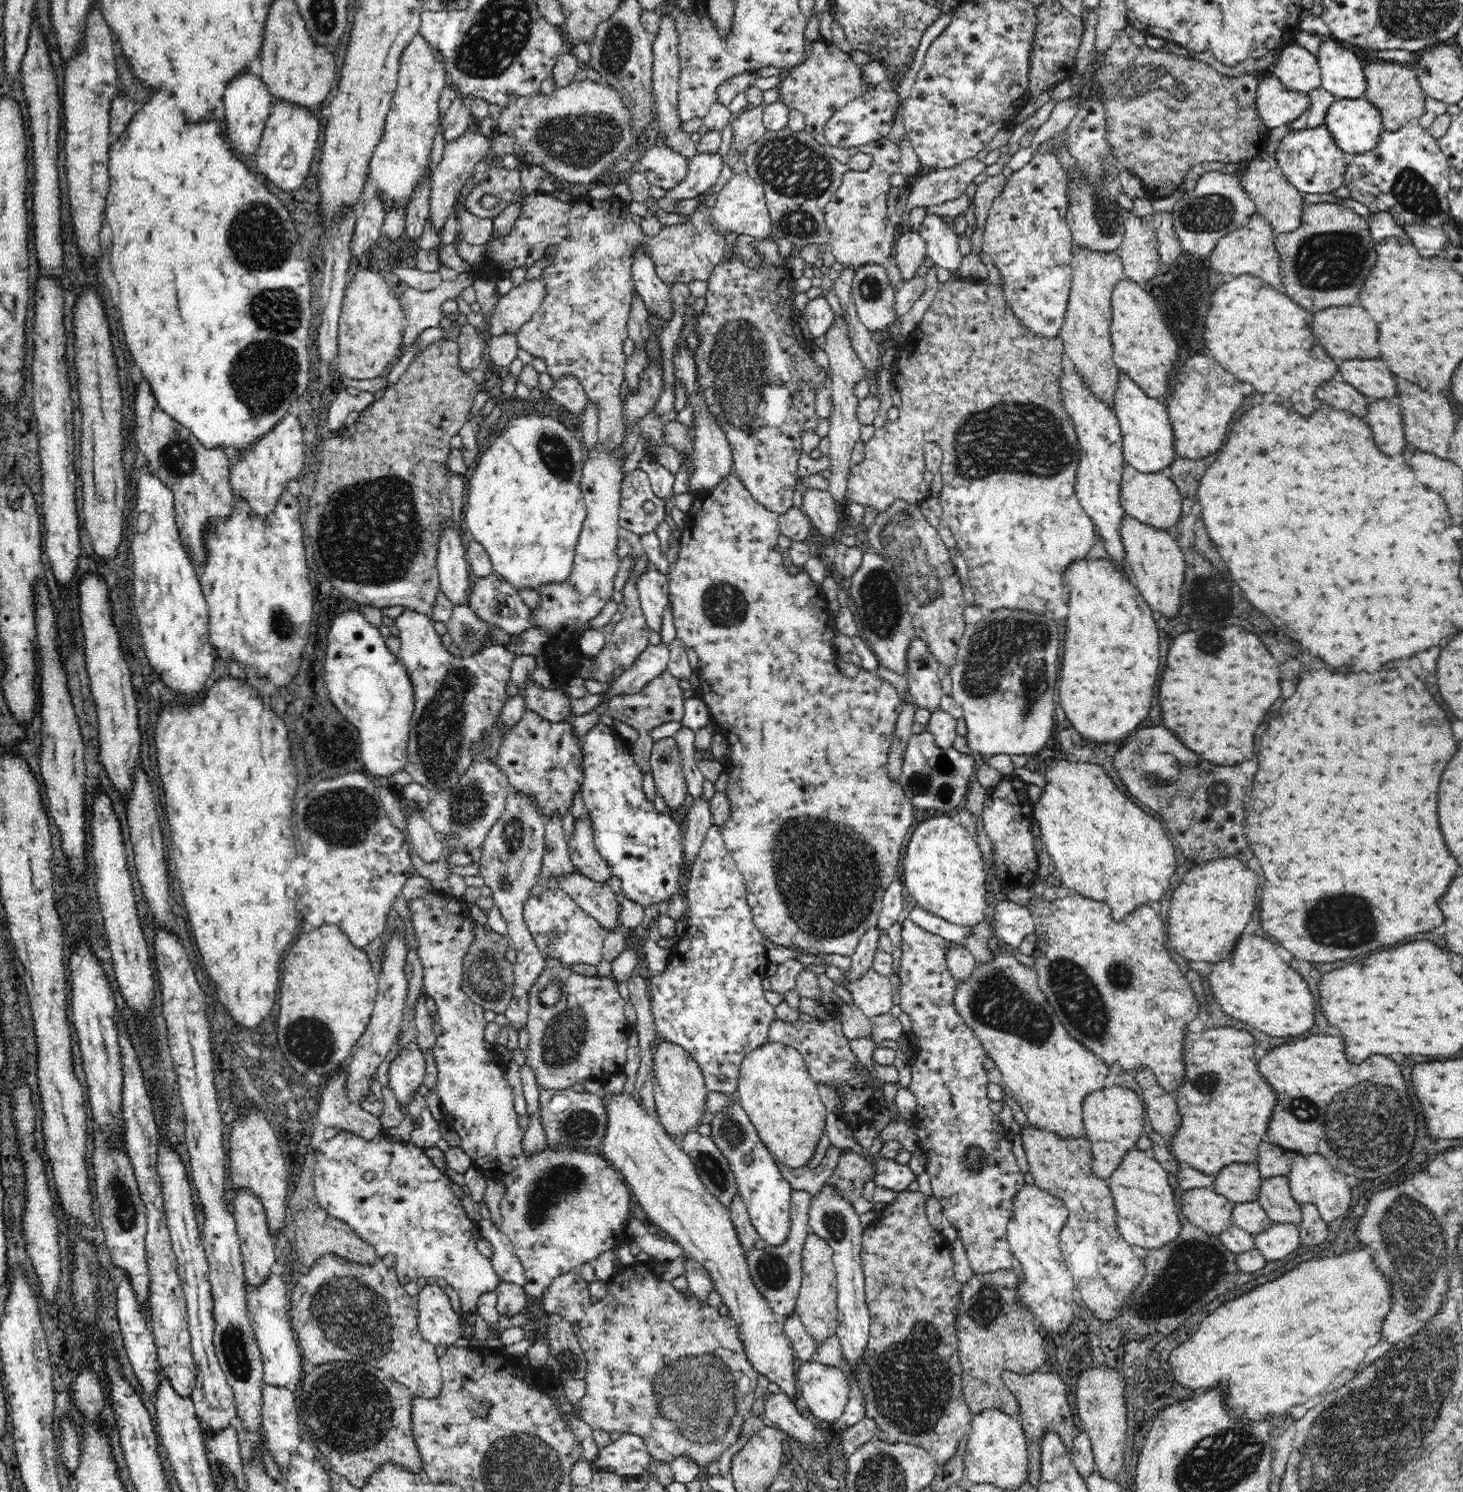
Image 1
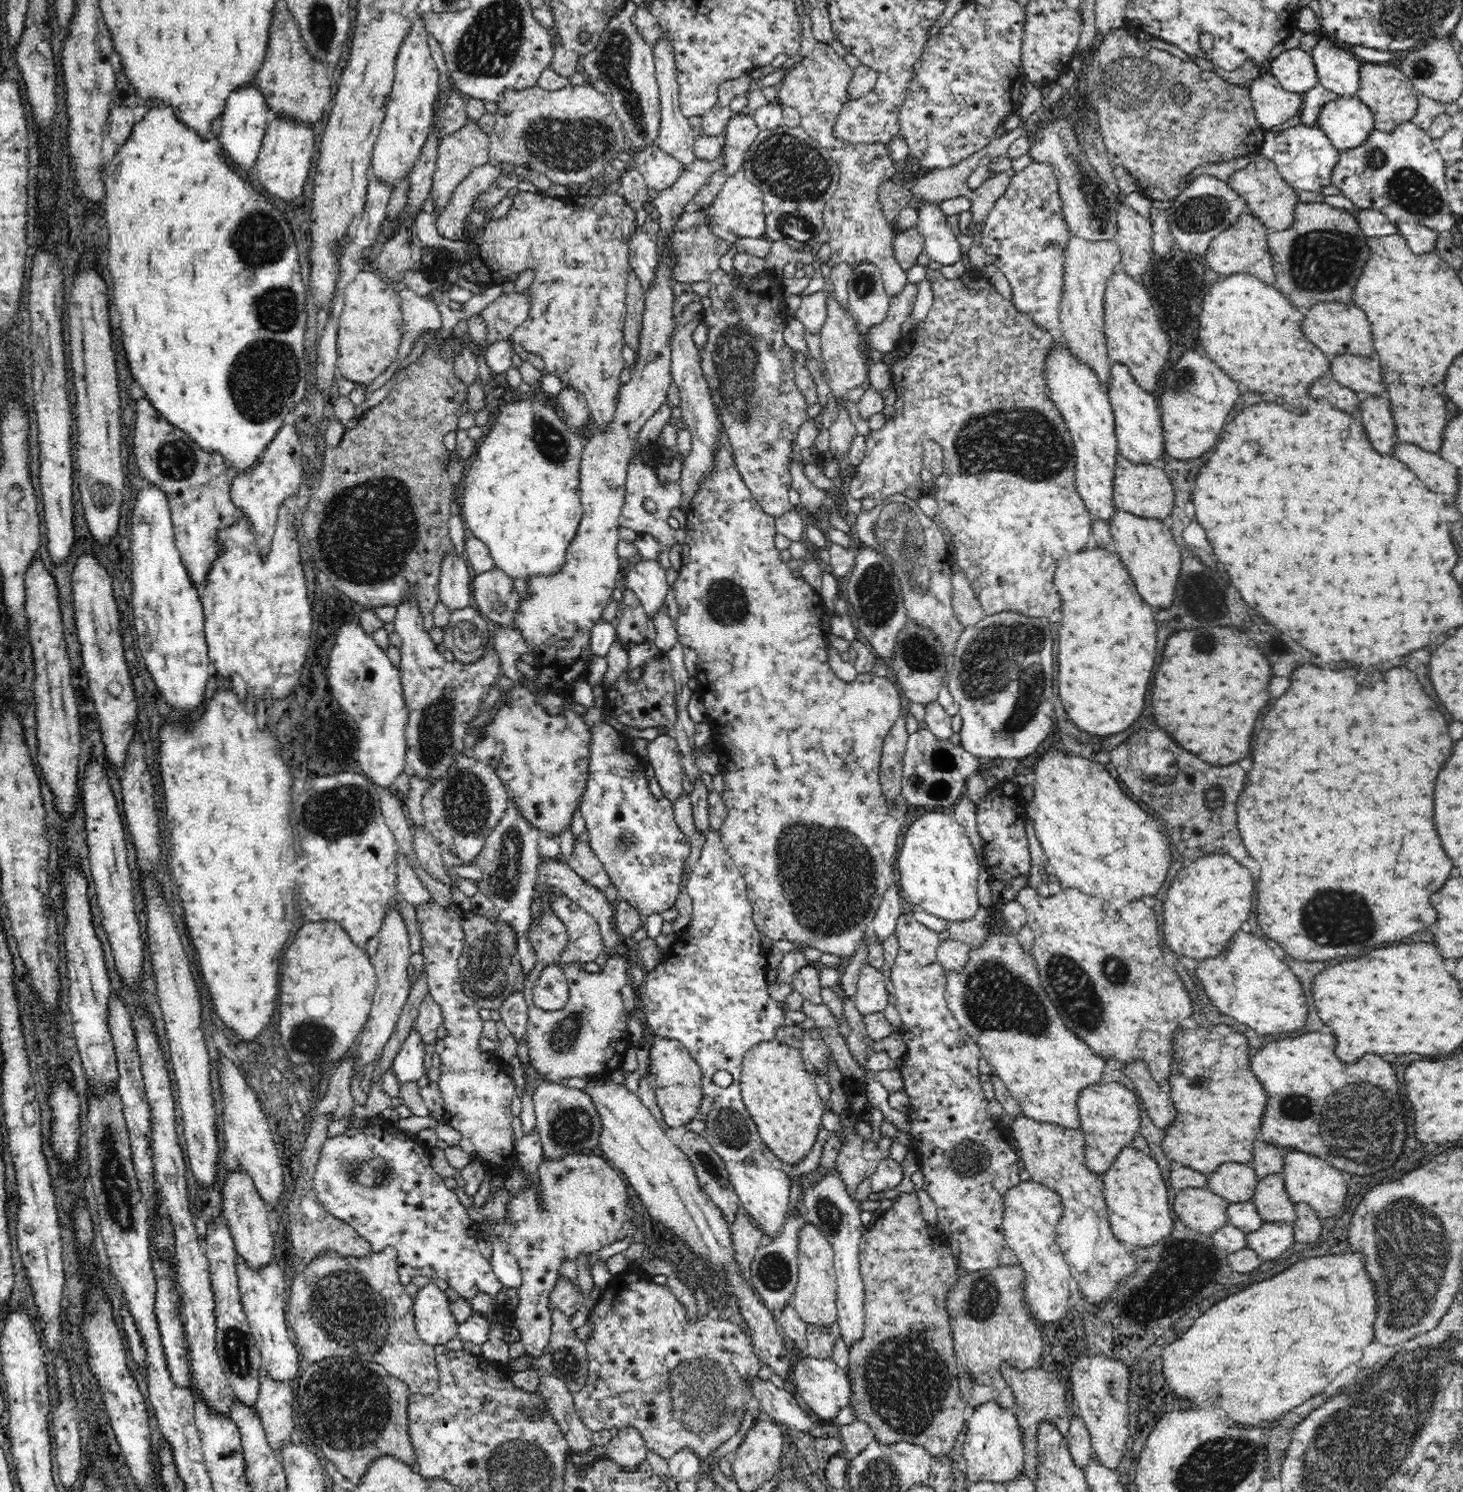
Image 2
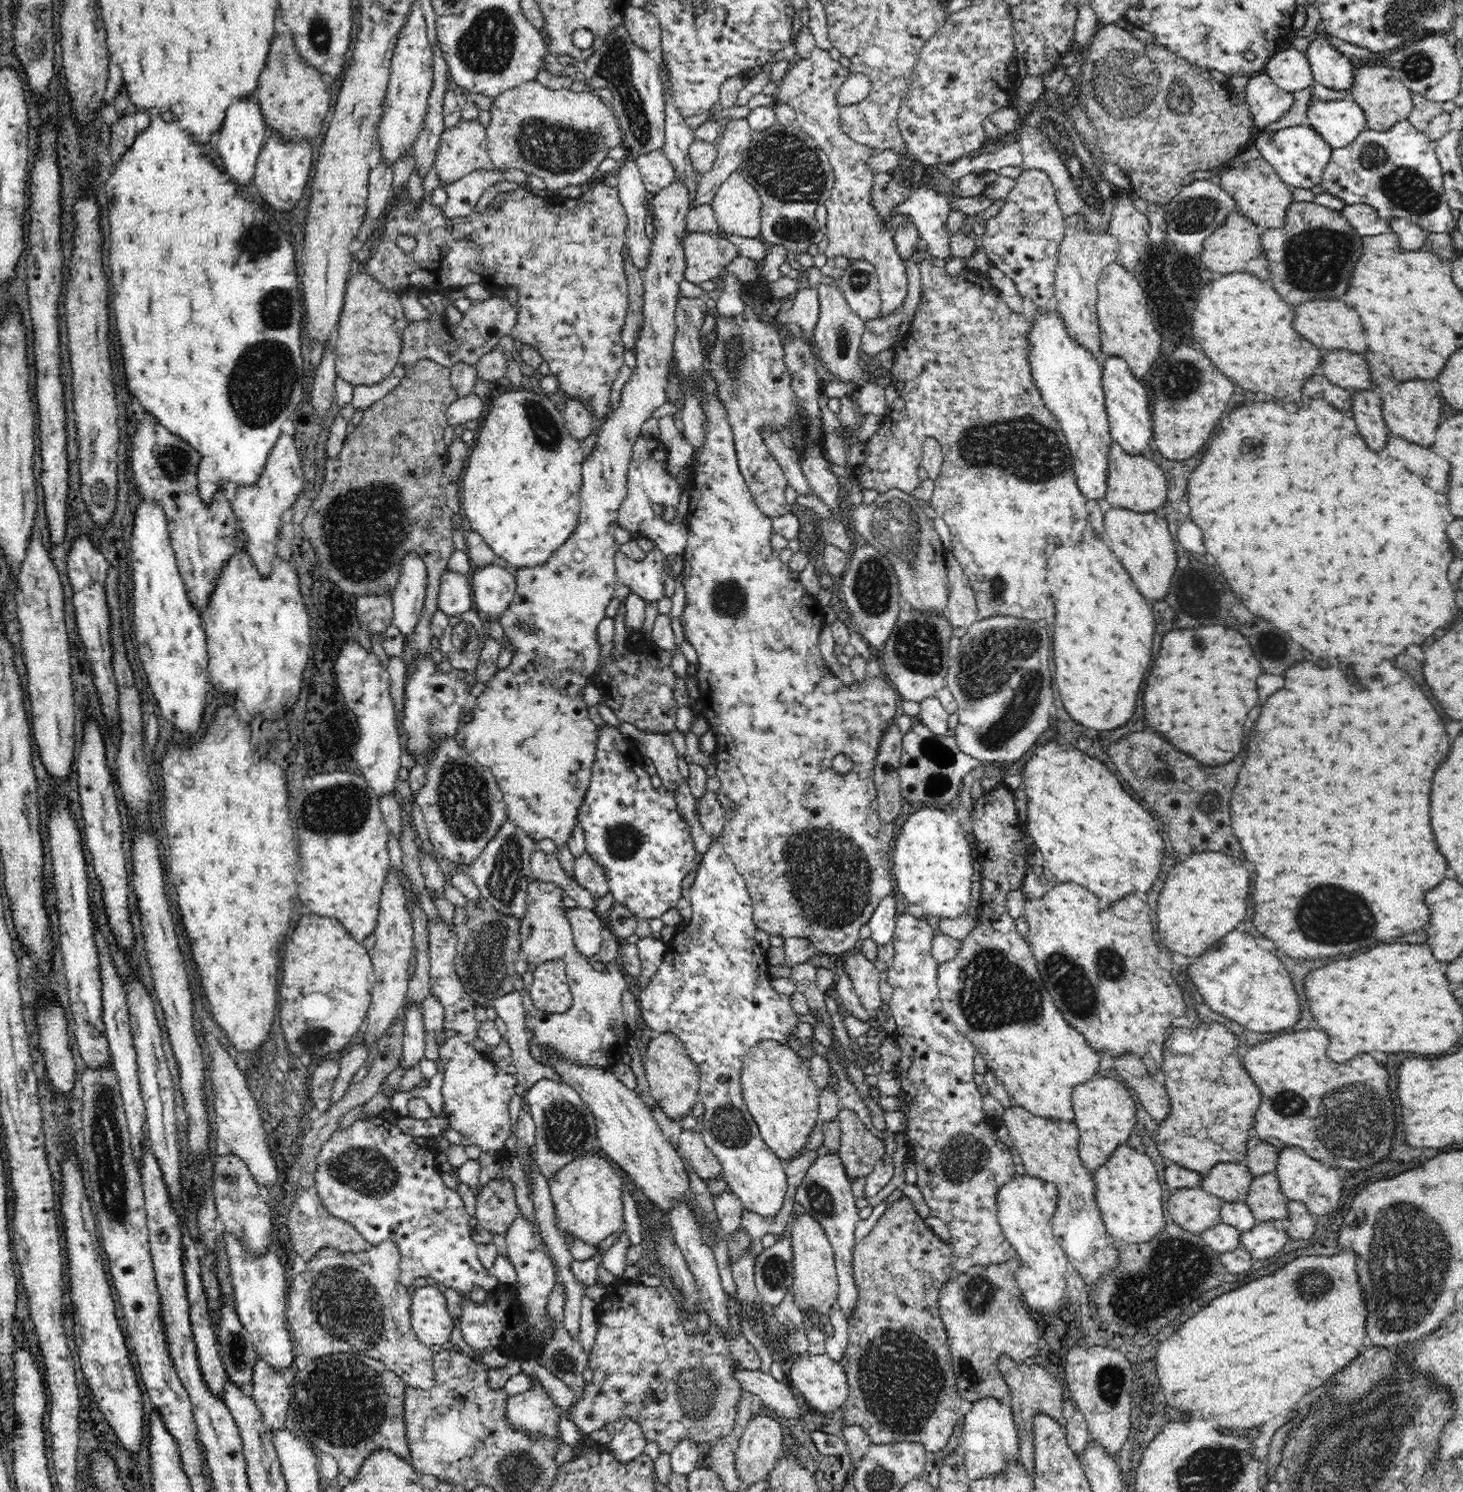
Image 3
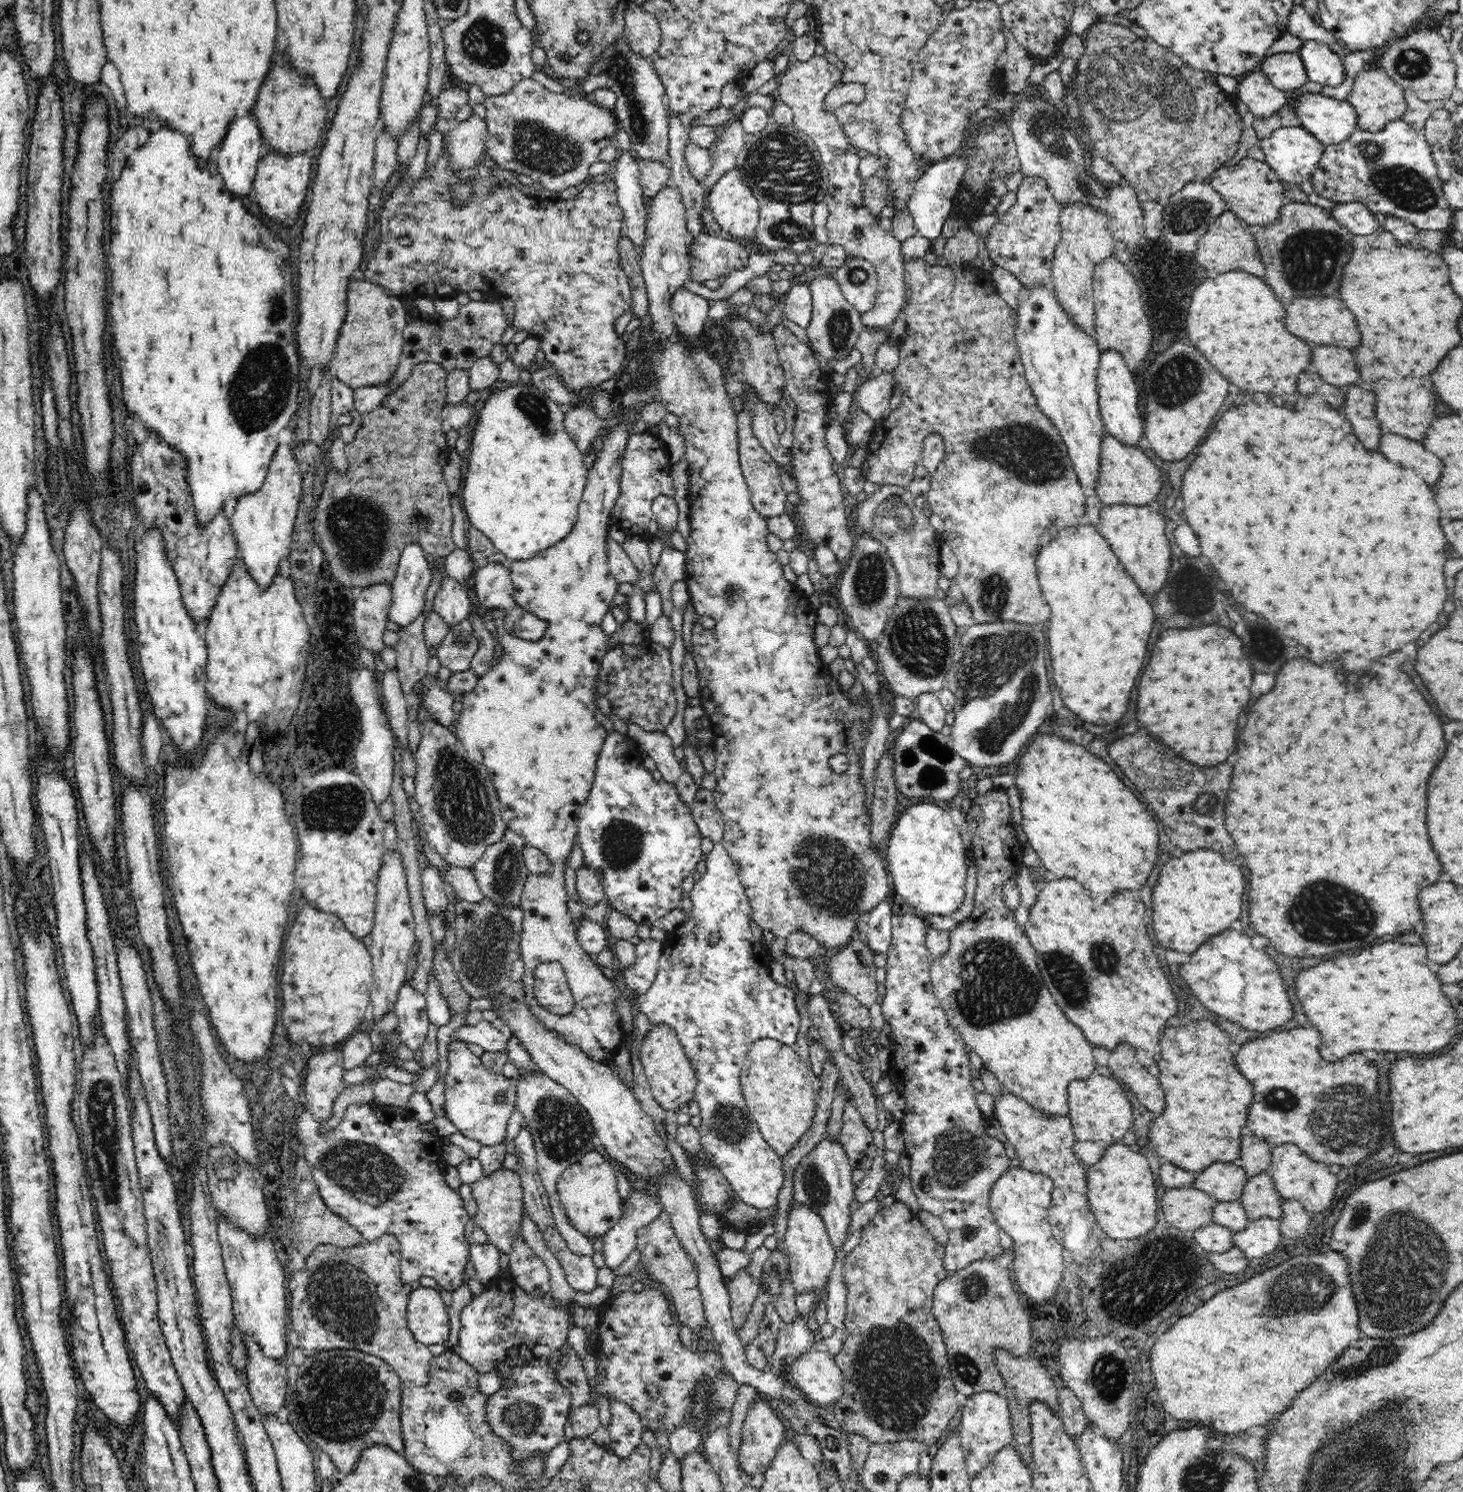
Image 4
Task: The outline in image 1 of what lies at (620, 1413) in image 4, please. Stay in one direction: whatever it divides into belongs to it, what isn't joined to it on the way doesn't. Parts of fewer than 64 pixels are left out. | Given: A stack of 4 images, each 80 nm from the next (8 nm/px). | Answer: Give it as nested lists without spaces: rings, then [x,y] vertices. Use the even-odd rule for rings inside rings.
[[[626,1432],[606,1448],[598,1449],[594,1470],[613,1471],[620,1475],[644,1474],[650,1468],[651,1454],[644,1440],[637,1434]]]

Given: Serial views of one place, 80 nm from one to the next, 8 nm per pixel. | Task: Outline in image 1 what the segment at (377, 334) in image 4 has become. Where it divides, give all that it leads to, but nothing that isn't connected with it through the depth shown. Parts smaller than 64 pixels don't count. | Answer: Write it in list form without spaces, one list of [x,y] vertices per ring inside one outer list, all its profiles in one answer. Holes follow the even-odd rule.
[[[366,268],[348,280],[343,304],[338,331],[338,370],[348,379],[376,378],[400,356],[407,325],[400,299],[376,270]]]

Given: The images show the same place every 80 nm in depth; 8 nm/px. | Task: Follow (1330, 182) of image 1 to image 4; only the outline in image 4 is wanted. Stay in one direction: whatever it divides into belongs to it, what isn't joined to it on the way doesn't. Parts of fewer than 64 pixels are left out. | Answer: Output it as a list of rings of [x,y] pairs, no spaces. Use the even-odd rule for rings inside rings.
[[[1286,127],[1274,130],[1268,138],[1258,141],[1259,147],[1265,154],[1267,165],[1281,178],[1282,181],[1300,184],[1310,182],[1311,172],[1318,166],[1322,158],[1324,144],[1311,136],[1302,127]]]

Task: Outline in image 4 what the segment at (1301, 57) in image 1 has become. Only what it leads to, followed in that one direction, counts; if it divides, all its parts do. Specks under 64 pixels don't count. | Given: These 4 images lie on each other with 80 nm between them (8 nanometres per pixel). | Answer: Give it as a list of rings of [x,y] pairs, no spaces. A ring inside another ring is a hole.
[[[1281,52],[1262,60],[1260,70],[1280,90],[1291,92],[1307,82],[1306,69],[1298,52]]]

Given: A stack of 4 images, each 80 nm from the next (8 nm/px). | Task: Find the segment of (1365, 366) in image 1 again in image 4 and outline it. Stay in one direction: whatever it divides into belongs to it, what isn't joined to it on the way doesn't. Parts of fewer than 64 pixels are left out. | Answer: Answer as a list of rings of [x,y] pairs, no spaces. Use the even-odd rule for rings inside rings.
[[[1312,343],[1309,346],[1313,353],[1310,366],[1318,368],[1318,374],[1324,381],[1341,388],[1362,383],[1356,360],[1350,350]]]

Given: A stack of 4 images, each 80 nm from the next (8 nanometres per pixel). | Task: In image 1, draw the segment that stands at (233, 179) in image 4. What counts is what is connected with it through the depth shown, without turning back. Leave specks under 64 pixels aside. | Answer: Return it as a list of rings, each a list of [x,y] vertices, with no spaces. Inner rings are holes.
[[[246,69],[246,74],[242,73],[242,78],[230,86],[230,90],[225,90],[223,94],[224,106],[226,106],[226,120],[228,120],[228,139],[236,142],[238,154],[253,156],[261,141],[261,136],[270,116],[274,100],[270,96],[270,91],[266,89],[266,83],[260,79],[260,75],[252,74],[250,69]]]

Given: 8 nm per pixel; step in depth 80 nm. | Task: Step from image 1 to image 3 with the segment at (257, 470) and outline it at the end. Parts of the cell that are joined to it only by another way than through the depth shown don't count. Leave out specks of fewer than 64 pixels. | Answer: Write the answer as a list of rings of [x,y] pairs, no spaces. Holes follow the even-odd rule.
[[[281,433],[255,484],[237,486],[236,498],[231,501],[231,507],[238,518],[238,531],[243,534],[246,553],[250,553],[250,560],[254,561],[254,568],[258,569],[262,578],[269,577],[273,558],[277,556],[276,546],[282,542],[282,514],[286,508],[293,508],[292,505],[302,492],[302,482],[302,460],[294,438],[290,434]]]

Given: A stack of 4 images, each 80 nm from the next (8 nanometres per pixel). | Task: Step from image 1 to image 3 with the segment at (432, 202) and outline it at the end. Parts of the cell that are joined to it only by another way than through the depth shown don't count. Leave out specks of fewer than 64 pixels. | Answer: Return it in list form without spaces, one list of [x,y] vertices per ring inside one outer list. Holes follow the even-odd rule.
[[[476,120],[460,121],[456,126],[445,129],[440,138],[435,168],[444,184],[452,184],[474,170],[494,169],[487,153],[487,129]]]

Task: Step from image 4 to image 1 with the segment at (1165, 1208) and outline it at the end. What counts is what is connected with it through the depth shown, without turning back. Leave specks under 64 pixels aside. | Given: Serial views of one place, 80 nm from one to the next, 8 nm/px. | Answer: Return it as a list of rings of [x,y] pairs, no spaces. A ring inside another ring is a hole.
[[[1194,1188],[1180,1198],[1180,1212],[1192,1225],[1218,1236],[1233,1226],[1232,1208],[1236,1203],[1214,1192],[1212,1188]]]

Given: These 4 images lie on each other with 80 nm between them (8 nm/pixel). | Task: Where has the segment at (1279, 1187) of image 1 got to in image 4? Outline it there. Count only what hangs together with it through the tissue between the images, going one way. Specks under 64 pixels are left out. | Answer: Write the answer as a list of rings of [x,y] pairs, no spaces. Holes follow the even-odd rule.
[[[1268,1172],[1248,1178],[1238,1202],[1250,1220],[1280,1219],[1283,1213],[1281,1207],[1283,1200],[1275,1190],[1274,1182]]]

